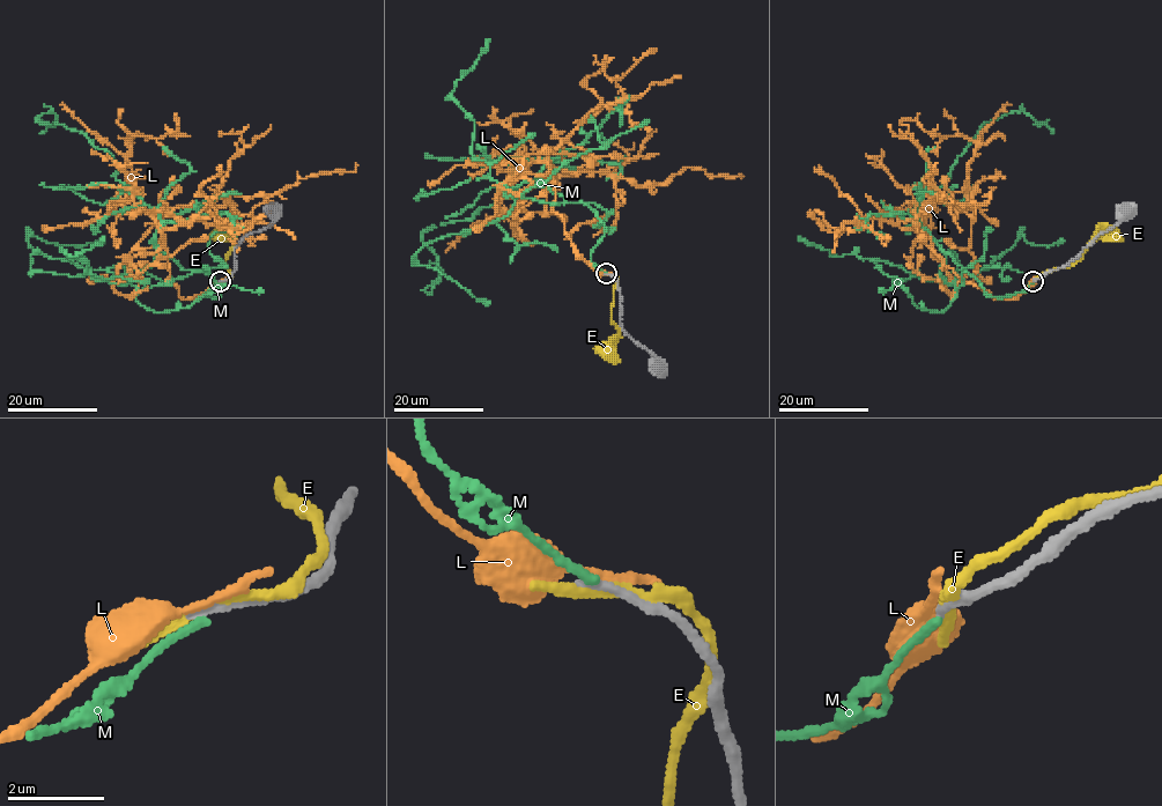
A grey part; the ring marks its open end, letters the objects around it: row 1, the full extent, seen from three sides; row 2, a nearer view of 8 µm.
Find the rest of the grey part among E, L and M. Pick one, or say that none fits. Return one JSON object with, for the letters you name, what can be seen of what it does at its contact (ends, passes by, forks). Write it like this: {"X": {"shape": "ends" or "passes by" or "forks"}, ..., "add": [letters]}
{"add": []}

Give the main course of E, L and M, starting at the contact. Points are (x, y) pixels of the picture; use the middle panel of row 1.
E: (609, 275), (617, 279), (612, 320), (619, 333), (601, 352), (605, 352)
L: (607, 274), (552, 209), (546, 162), (519, 164), (498, 206), (515, 216), (527, 189), (556, 177), (563, 139)
M: (606, 274), (590, 259), (604, 223), (525, 160), (490, 207), (423, 234), (442, 271), (426, 293)

